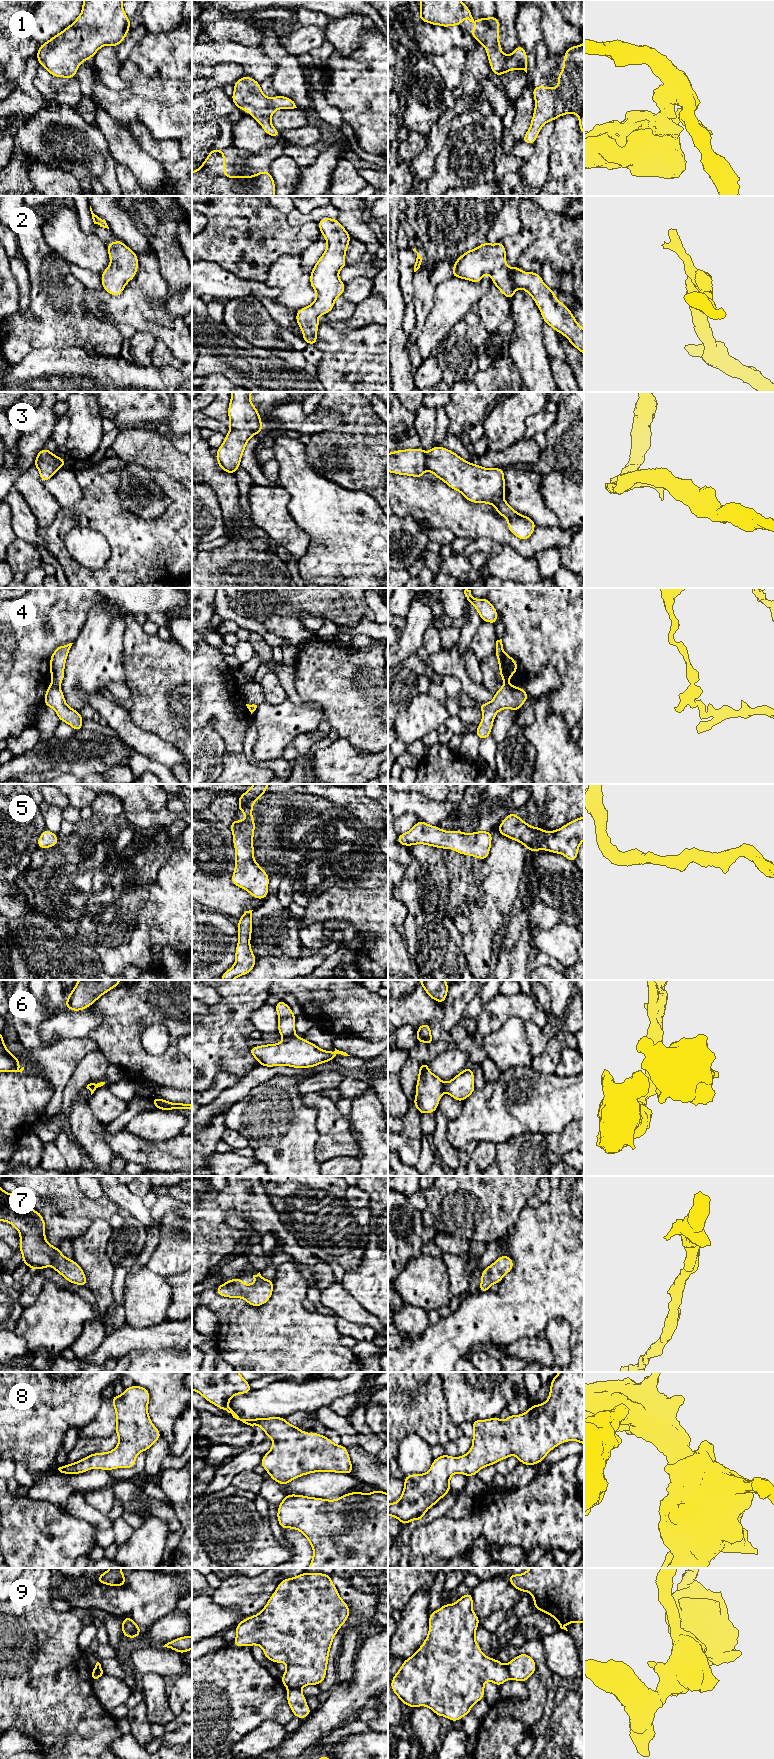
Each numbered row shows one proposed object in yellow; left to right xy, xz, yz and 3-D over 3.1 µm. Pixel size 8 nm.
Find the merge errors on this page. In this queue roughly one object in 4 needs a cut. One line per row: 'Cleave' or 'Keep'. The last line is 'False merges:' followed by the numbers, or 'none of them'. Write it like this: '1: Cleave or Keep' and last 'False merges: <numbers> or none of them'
1: Keep
2: Keep
3: Keep
4: Cleave
5: Keep
6: Cleave
7: Keep
8: Keep
9: Cleave
False merges: 4, 6, 9

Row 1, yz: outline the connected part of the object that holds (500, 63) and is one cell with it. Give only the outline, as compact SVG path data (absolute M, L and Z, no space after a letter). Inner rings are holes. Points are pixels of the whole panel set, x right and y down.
M420 0L419 19L423 22L442 27L460 27L464 17L475 24L475 29L469 33L485 47L494 75L501 76L511 70L527 73L527 52L520 44L511 55L502 53L498 34L500 23L496 15L481 17L475 22L471 10L461 0Z

